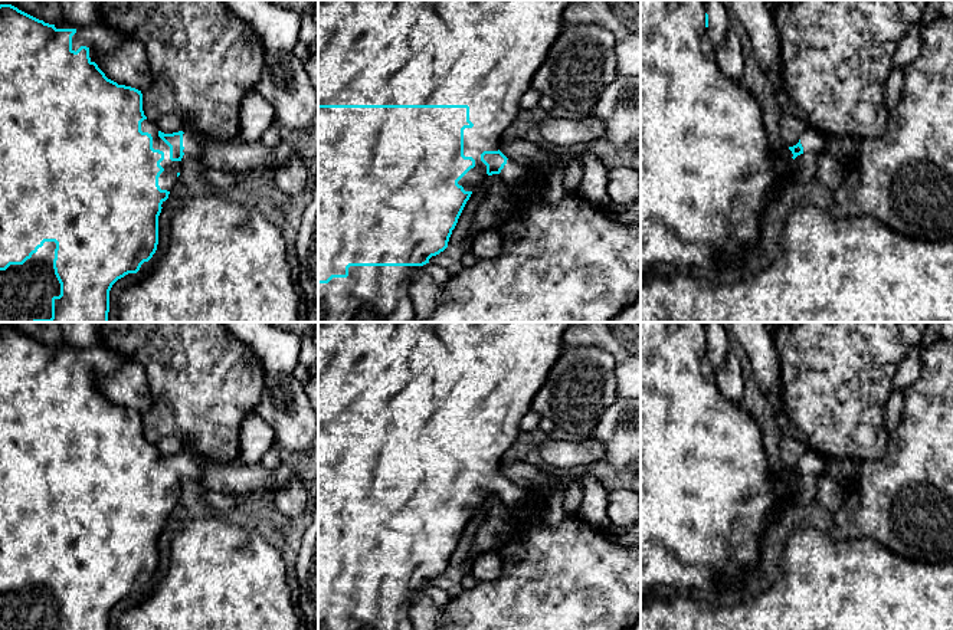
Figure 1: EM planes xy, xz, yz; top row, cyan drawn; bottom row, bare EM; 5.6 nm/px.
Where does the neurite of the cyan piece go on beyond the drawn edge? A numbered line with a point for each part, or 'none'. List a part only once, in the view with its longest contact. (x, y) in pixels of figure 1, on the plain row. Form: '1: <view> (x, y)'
1: xy (192, 469)
2: xz (482, 376)

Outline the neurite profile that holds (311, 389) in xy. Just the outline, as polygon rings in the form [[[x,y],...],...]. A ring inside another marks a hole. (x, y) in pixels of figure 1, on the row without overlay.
[[[312,371],[308,384],[304,387],[314,411],[318,416],[318,373]]]

